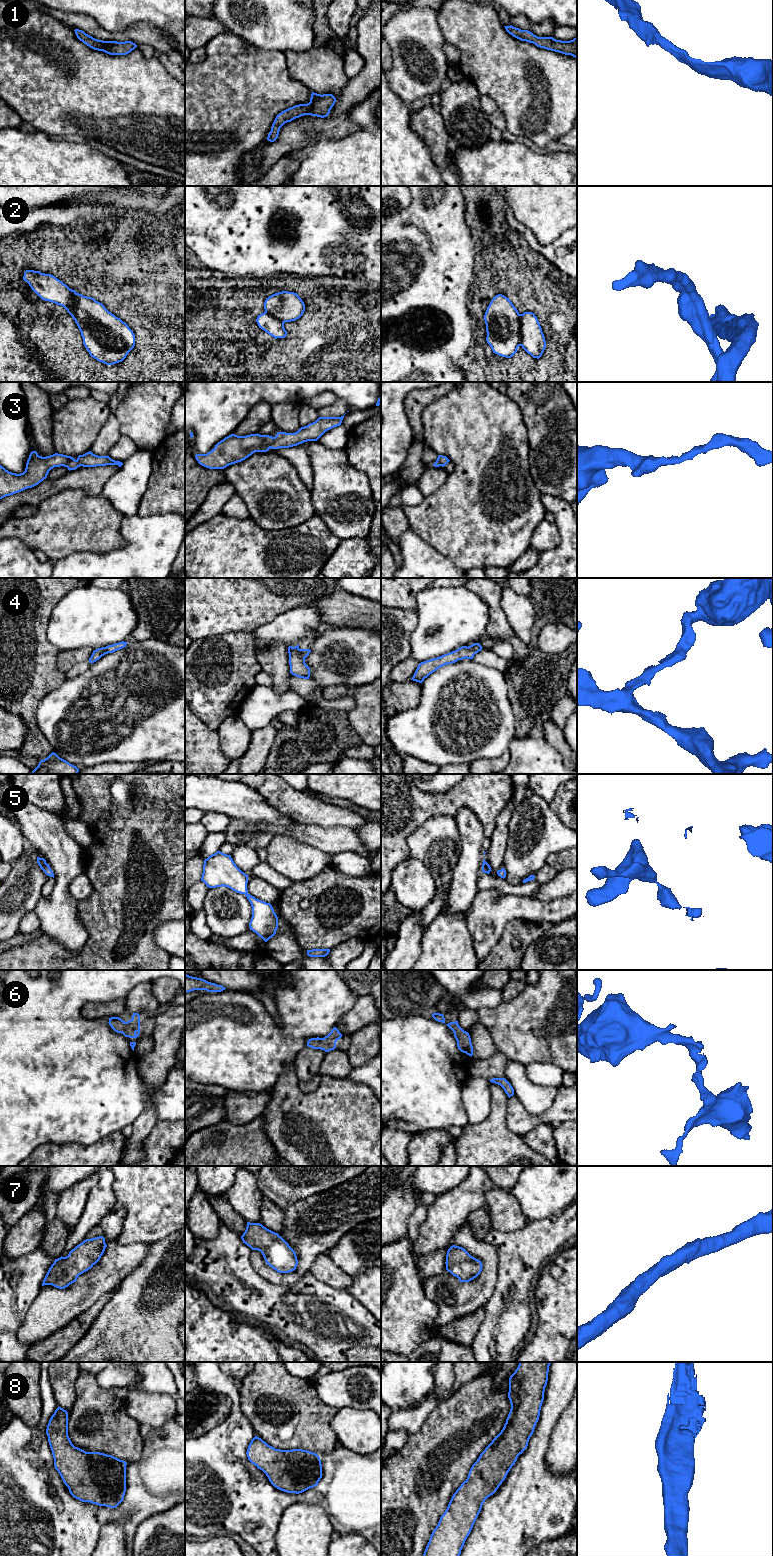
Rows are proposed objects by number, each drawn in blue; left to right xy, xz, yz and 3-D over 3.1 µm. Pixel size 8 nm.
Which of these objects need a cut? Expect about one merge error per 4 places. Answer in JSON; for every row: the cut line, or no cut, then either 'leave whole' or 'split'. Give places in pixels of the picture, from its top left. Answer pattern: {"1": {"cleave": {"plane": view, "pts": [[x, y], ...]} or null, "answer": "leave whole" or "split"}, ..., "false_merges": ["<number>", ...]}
{"1": {"cleave": null, "answer": "leave whole"}, "2": {"cleave": null, "answer": "leave whole"}, "3": {"cleave": null, "answer": "leave whole"}, "4": {"cleave": null, "answer": "leave whole"}, "5": {"cleave": null, "answer": "leave whole"}, "6": {"cleave": null, "answer": "leave whole"}, "7": {"cleave": null, "answer": "leave whole"}, "8": {"cleave": null, "answer": "leave whole"}, "false_merges": []}

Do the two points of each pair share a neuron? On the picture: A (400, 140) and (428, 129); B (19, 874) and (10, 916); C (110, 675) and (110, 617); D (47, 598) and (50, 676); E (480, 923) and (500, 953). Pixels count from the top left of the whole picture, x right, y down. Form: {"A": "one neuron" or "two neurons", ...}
{"A": "two neurons", "B": "one neuron", "C": "one neuron", "D": "one neuron", "E": "two neurons"}

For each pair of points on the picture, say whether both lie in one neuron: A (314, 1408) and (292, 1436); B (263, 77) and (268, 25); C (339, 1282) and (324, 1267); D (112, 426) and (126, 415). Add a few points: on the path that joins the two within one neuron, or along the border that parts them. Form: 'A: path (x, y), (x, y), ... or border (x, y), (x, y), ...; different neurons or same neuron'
A: path (307, 1415), (293, 1429); same neuron
B: border (251, 44), (263, 50), (280, 50), (284, 52); different neurons
C: path (335, 1278), (328, 1271); same neuron
D: border (119, 402), (115, 417), (121, 434); different neurons

